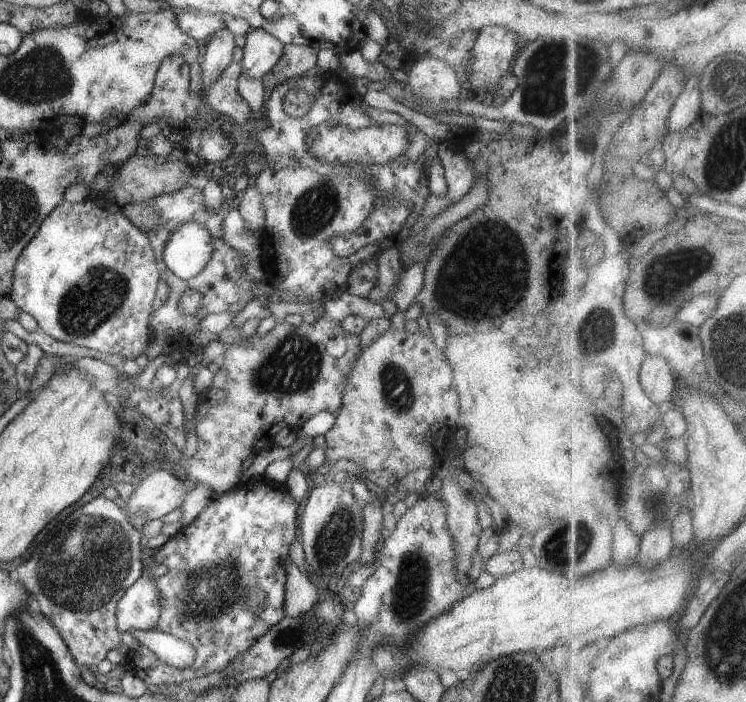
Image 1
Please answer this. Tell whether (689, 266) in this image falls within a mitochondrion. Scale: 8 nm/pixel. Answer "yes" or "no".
yes

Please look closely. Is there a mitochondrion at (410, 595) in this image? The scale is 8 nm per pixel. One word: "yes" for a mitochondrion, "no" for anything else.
yes

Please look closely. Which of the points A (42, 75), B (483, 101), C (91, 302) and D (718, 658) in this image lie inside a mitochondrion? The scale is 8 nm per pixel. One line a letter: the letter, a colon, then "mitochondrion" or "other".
A: mitochondrion
B: other
C: mitochondrion
D: mitochondrion

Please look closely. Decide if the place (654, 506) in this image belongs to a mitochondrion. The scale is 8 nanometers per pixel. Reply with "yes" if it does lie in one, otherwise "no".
yes

